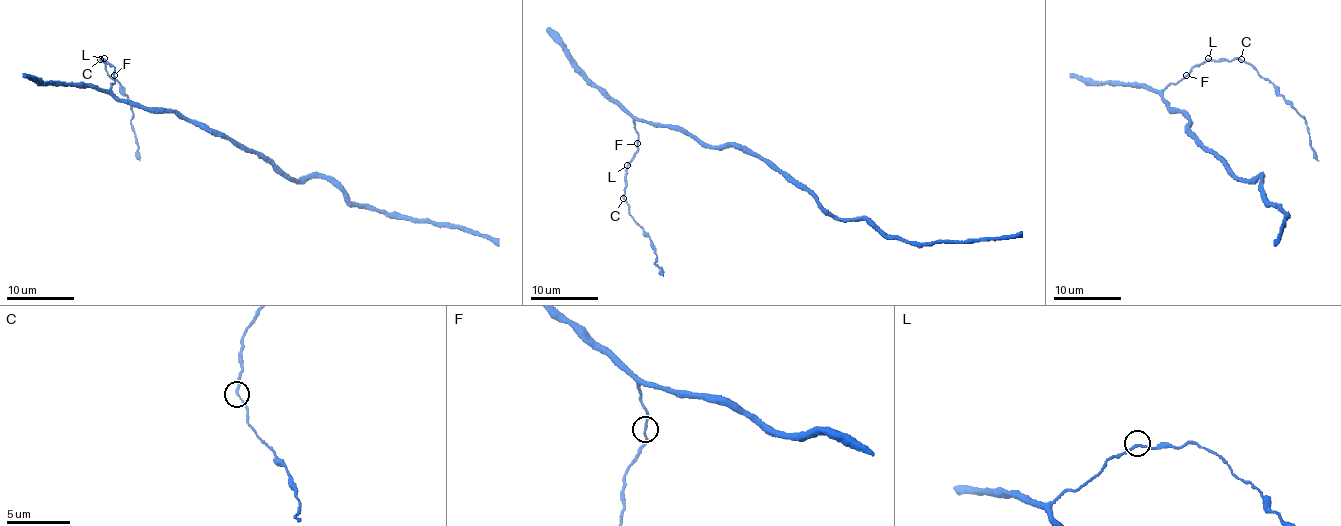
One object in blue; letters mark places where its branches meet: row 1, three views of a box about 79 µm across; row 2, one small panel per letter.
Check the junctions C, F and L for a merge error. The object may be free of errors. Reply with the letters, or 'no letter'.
no letter

